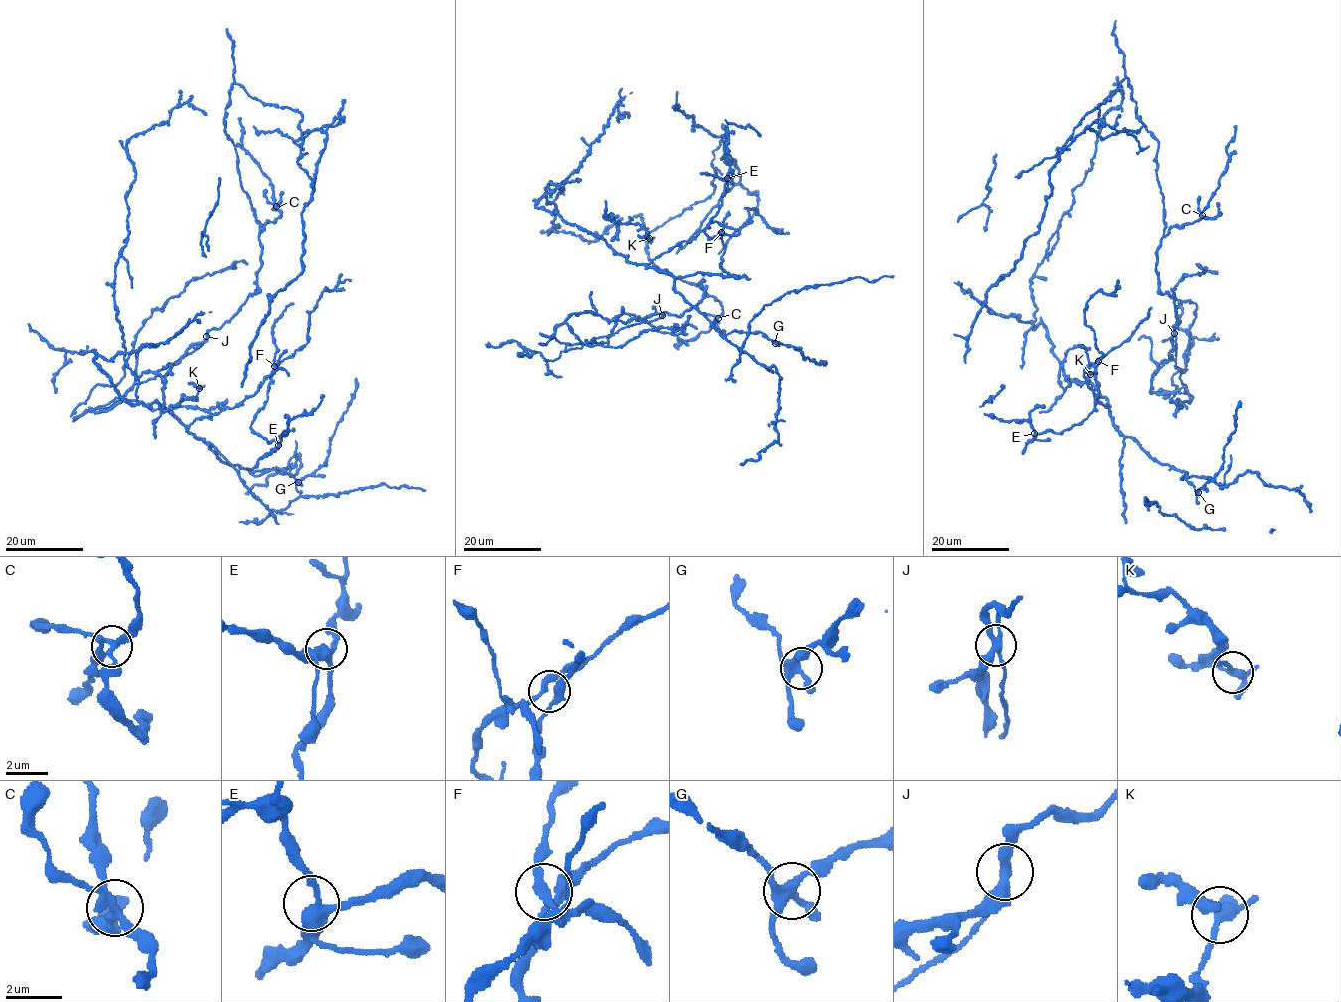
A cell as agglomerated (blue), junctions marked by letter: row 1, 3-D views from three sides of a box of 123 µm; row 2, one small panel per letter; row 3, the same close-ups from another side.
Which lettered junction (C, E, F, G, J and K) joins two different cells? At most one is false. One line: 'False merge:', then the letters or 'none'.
False merge: J

